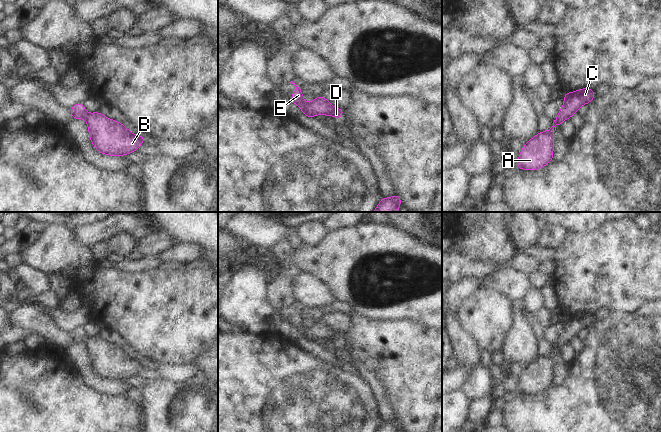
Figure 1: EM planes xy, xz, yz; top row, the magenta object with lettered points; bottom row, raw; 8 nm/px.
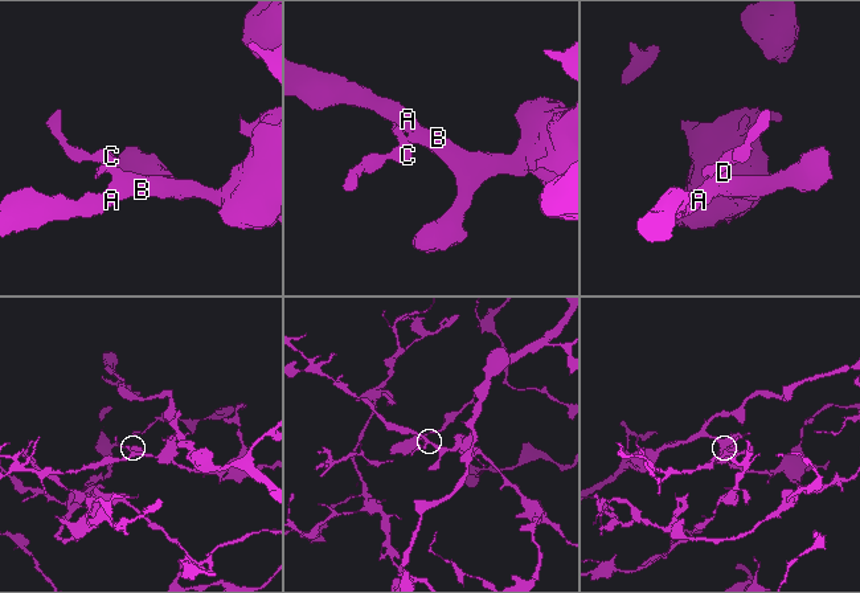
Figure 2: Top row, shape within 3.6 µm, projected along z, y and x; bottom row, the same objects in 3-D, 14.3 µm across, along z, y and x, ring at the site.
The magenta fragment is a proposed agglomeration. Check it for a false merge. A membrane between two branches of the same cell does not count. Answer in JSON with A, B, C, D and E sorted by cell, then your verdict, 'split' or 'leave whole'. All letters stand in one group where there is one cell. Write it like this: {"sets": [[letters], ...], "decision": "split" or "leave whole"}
{"sets": [["A", "B", "C", "D", "E"]], "decision": "leave whole"}

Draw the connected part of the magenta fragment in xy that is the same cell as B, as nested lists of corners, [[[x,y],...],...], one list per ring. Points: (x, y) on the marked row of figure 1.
[[[83,102],[74,104],[70,113],[73,119],[86,120],[90,140],[101,154],[123,156],[137,151],[140,144],[146,142],[143,135],[132,134],[123,124],[99,112],[88,115]]]

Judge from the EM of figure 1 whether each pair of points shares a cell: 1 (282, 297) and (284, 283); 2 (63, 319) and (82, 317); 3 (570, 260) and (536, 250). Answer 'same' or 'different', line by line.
1: same
2: same
3: different

